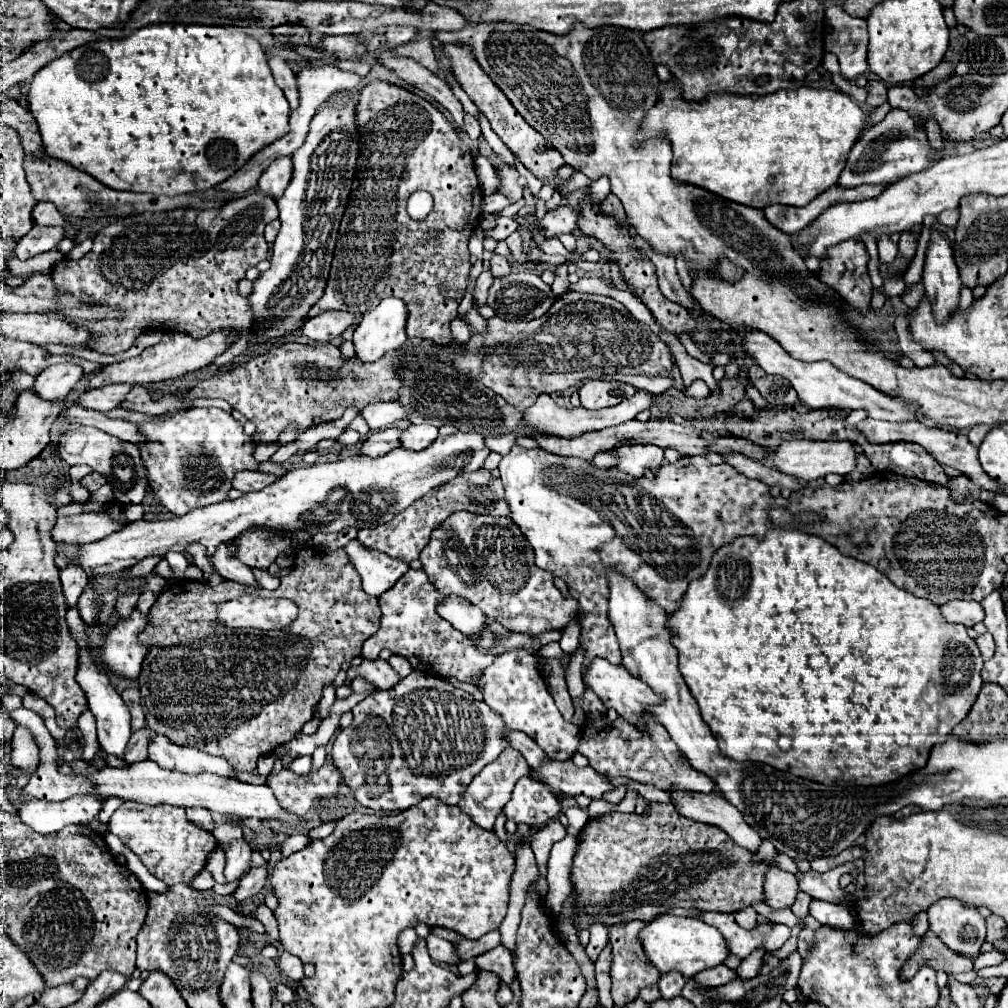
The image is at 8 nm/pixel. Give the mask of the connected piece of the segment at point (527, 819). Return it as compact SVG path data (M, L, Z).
M522 777L514 785L512 797L502 811L506 819L512 819L516 823L544 825L560 813L560 803L544 783Z

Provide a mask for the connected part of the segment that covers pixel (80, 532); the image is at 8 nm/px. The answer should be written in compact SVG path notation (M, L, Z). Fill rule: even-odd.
M104 511L68 515L58 517L56 527L52 529L52 539L56 543L94 543L106 535L122 531L124 525L128 523L114 521L114 517Z

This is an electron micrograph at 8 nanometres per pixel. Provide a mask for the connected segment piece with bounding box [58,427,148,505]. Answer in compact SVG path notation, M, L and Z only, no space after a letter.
M76 427L72 431L66 431L60 437L58 451L60 451L60 457L68 465L90 465L92 471L106 477L108 485L114 491L116 501L120 501L124 505L142 503L144 493L148 489L148 479L146 479L146 469L144 469L144 463L140 457L140 449L134 443L120 441L96 427Z

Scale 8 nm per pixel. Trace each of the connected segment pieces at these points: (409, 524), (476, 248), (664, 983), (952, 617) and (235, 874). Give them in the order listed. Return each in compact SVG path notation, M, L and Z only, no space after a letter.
M486 469L458 475L458 479L444 483L442 487L434 487L434 491L428 491L428 495L424 495L420 501L414 501L406 511L400 511L390 523L378 525L374 531L358 531L358 541L368 549L384 551L400 561L414 561L420 557L420 551L428 545L430 533L436 527L440 527L440 523L444 523L454 511L470 511L476 515L492 517L508 515L502 481L494 479Z
M477 227L472 232L472 235L469 239L468 249L471 255L475 255L479 261L481 261L482 253L484 251L484 233L481 228Z
M678 971L664 973L658 981L658 989L662 993L662 999L674 999L676 995L680 995L682 987L684 987L684 977Z
M954 599L950 603L944 603L940 605L940 611L942 611L942 617L950 623L962 623L966 627L972 627L974 623L982 621L984 619L984 611L982 611L982 605L978 601L960 601L960 599Z
M240 839L240 841L224 843L222 849L226 851L226 869L224 869L226 883L242 879L244 877L244 867L252 867L250 865L250 857L252 857L250 845L244 839Z

